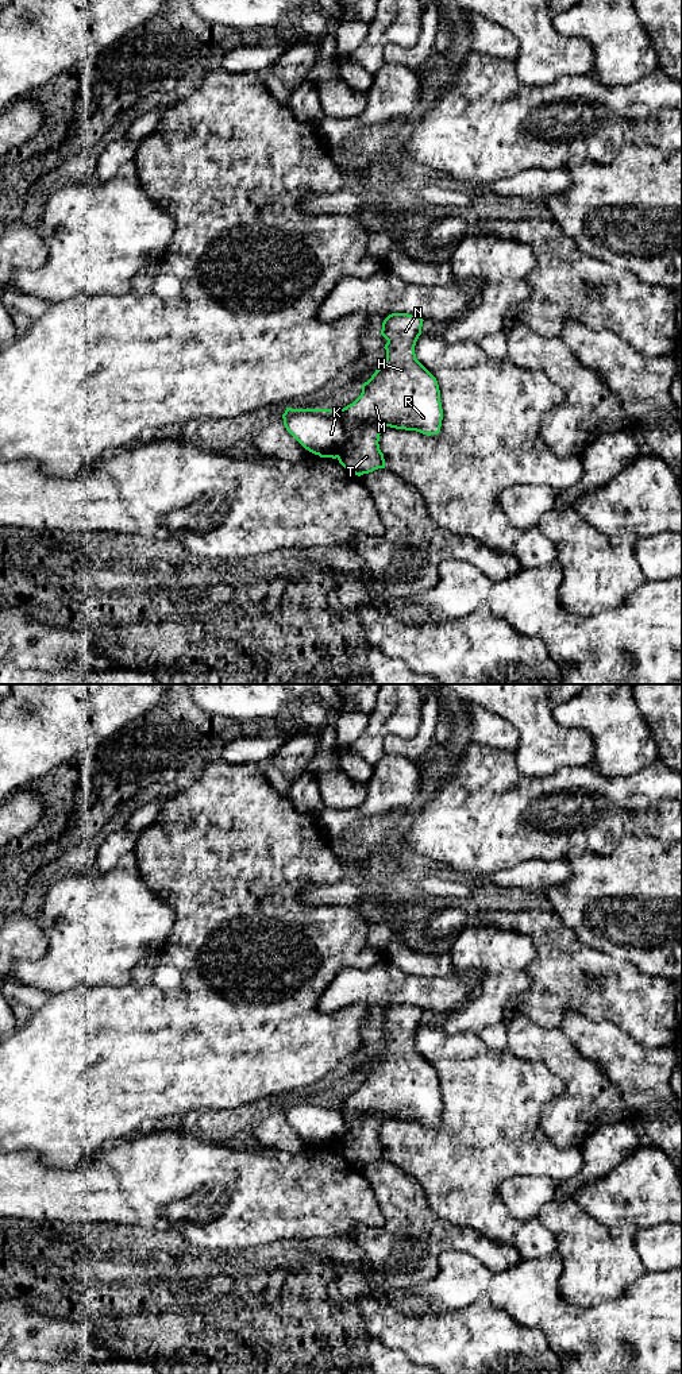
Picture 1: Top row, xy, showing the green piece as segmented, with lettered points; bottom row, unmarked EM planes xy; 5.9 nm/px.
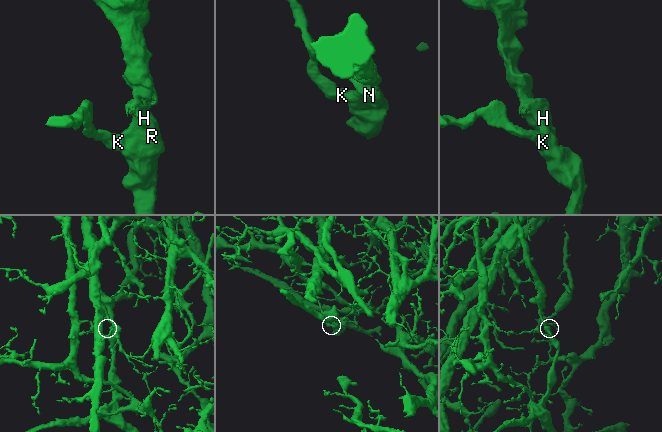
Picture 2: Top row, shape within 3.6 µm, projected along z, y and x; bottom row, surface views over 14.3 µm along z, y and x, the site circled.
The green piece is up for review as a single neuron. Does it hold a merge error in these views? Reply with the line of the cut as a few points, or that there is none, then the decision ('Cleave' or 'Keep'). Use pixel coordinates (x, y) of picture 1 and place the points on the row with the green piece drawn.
Split along xy (335, 410), (340, 416), (346, 432), (346, 442), (338, 456). Cleave

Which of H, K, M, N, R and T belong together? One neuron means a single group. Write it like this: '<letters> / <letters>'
H M N R T / K

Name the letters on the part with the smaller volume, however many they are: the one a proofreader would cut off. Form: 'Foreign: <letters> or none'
Foreign: H, M, N, R, T

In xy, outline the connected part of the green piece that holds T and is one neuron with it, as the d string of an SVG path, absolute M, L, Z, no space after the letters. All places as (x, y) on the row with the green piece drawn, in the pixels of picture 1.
M392 313L384 323L381 335L388 340L385 344L386 359L375 370L371 378L362 385L361 395L350 405L336 410L346 425L347 439L339 451L339 463L351 474L358 476L385 468L384 454L379 449L379 435L386 428L416 431L423 435L438 435L440 432L443 409L440 402L440 390L436 378L416 359L415 346L421 335L423 319L408 313Z

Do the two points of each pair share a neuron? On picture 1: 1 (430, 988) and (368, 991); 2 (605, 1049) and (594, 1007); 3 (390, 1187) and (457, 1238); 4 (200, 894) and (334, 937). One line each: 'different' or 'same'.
1: same
2: different
3: same
4: same

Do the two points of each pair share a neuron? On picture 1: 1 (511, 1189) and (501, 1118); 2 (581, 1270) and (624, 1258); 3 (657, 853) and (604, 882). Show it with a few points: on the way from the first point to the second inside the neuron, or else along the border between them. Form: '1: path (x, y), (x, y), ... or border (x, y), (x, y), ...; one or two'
1: border (540, 1176), (508, 1177), (499, 1187), (505, 1208); two
2: path (592, 1266), (597, 1261), (613, 1261); one
3: path (643, 867), (628, 882), (617, 882); one

